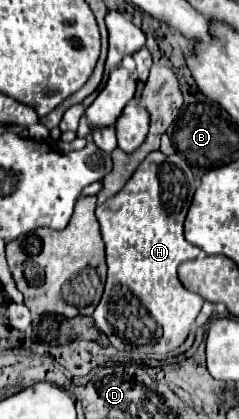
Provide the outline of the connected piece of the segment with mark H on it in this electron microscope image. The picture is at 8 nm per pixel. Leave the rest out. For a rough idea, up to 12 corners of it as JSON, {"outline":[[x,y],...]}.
{"outline":[[153,151],[97,207],[107,293],[127,287],[183,345],[203,299],[177,279],[195,179]]}

